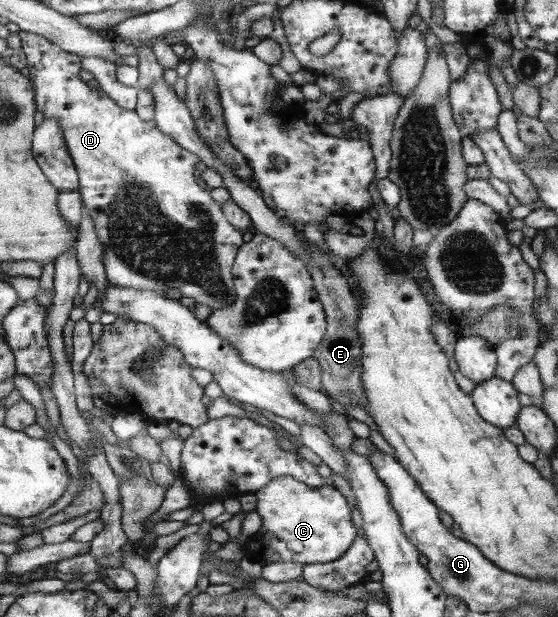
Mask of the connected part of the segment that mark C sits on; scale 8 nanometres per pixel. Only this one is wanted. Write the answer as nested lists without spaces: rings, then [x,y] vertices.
[[[289,475],[273,479],[263,489],[254,493],[257,497],[254,509],[262,517],[262,526],[259,530],[258,553],[250,554],[250,558],[261,565],[275,562],[293,562],[301,565],[315,563],[329,563],[339,559],[356,541],[357,529],[351,523],[351,506],[347,499],[339,493],[335,486],[321,486],[311,488],[300,480]]]

